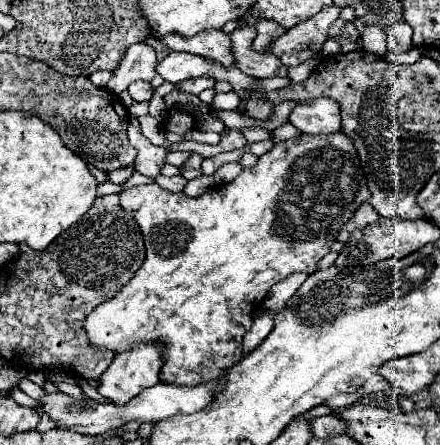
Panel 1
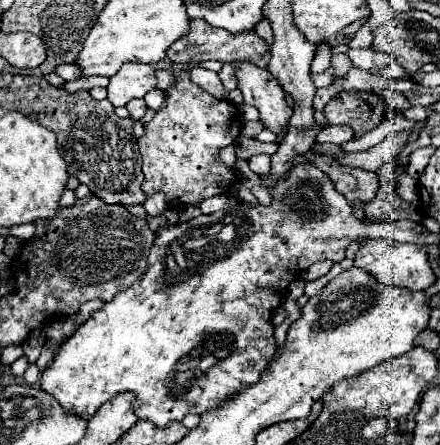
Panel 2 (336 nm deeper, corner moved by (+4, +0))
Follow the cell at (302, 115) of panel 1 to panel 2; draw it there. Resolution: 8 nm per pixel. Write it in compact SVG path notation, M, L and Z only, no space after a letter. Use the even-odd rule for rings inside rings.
M338 125L338 127L324 127L320 133L318 133L318 143L334 143L334 145L344 145L348 141L354 139L354 133L350 127L346 125Z

